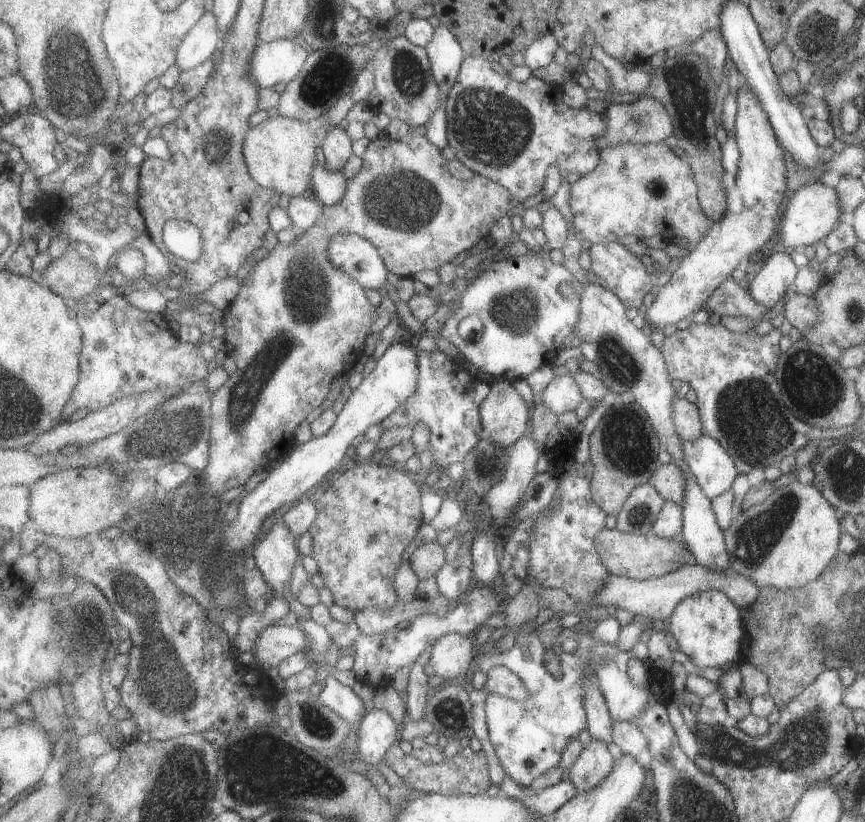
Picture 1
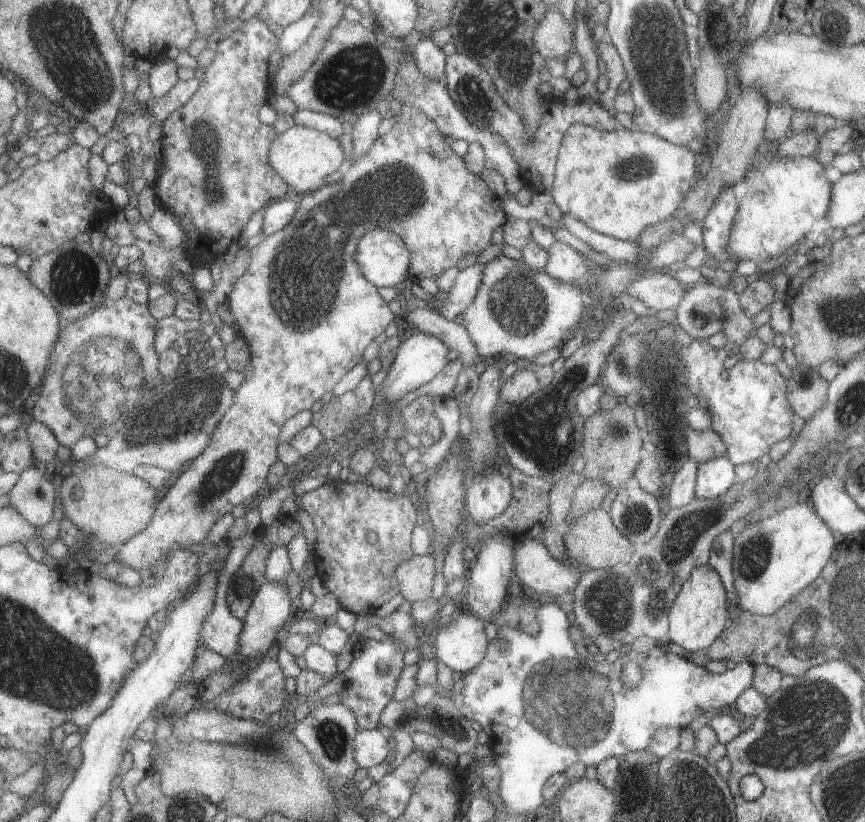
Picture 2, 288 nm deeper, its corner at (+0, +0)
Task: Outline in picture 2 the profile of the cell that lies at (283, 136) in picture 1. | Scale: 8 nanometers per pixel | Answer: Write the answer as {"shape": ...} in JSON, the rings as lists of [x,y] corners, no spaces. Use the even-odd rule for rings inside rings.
{"shape":[[[295,124],[291,130],[281,132],[275,136],[275,140],[269,146],[267,162],[287,182],[287,186],[293,190],[293,196],[303,198],[303,192],[317,192],[325,188],[325,178],[331,172],[337,172],[341,164],[345,164],[345,152],[343,144],[339,140],[333,140],[327,134],[321,134],[319,130]]]}

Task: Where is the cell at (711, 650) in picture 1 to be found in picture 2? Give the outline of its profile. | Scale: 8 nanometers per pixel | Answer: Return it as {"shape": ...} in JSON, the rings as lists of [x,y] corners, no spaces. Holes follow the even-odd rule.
{"shape":[[[701,566],[691,574],[679,592],[673,608],[671,608],[671,630],[669,642],[683,648],[687,654],[707,652],[713,642],[723,638],[723,576],[719,576],[713,568]]]}

